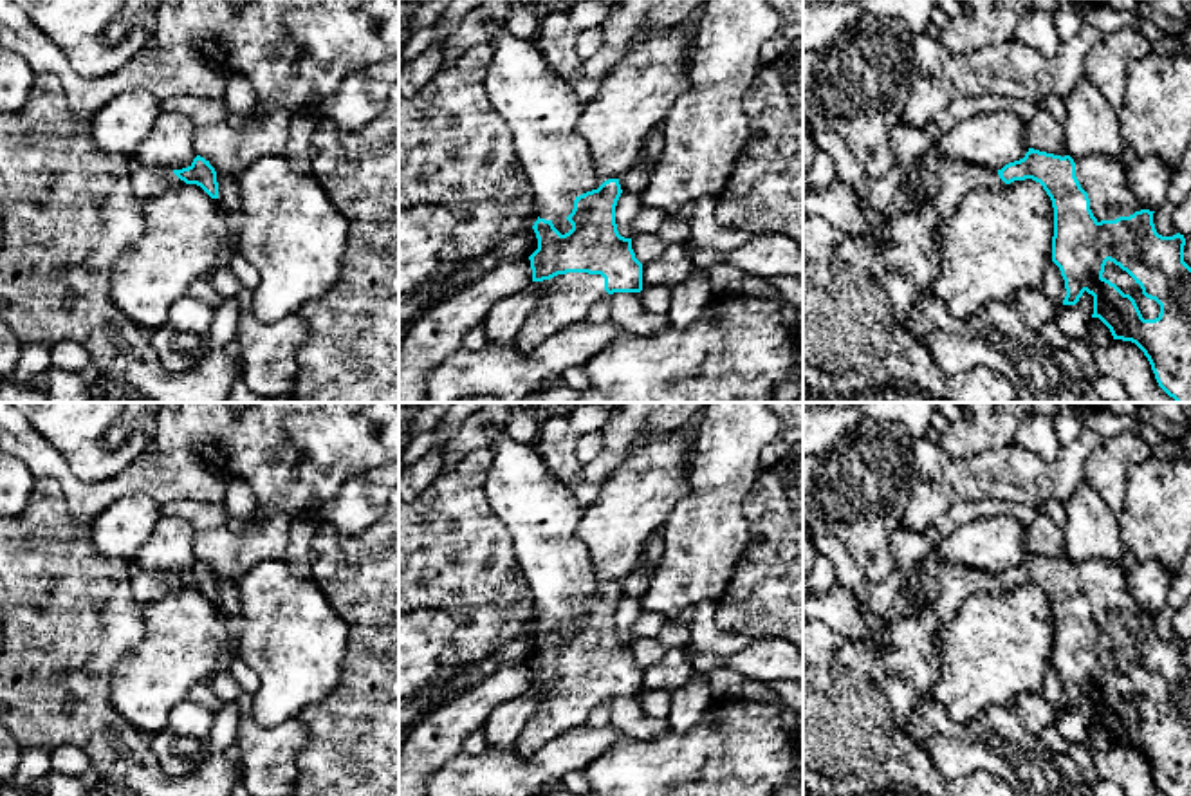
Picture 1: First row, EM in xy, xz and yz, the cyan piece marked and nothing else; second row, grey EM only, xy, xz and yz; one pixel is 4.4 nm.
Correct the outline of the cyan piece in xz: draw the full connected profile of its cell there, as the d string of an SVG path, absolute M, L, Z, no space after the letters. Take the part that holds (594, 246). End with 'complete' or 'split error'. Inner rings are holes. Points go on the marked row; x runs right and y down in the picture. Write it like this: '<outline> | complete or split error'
M487 23L493 60L485 90L494 110L512 132L512 144L531 182L538 220L532 229L538 249L529 256L538 301L525 318L514 347L529 352L556 332L586 319L588 310L614 292L642 291L642 264L632 238L617 231L615 206L623 193L619 179L601 180L588 143L577 132L583 112L576 90L545 61L536 43L511 34L505 23Z | split error

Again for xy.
M134 155L128 157L130 188L134 195L144 202L162 195L168 190L184 184L200 186L211 199L218 199L217 171L204 157L197 155L188 168L164 170L161 166L146 166Z | split error

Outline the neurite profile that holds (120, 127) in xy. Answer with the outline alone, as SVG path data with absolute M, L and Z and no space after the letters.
M148 90L121 92L92 117L94 141L106 152L130 157L161 112L161 101Z

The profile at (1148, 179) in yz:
M1148 155L1126 171L1126 182L1142 209L1157 211L1166 206L1171 175L1160 159Z

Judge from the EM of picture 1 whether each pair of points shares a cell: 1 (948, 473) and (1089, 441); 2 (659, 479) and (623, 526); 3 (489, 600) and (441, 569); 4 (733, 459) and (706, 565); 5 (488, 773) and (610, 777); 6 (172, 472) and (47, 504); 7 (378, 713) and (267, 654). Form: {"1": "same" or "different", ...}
{"1": "same", "2": "same", "3": "same", "4": "same", "5": "different", "6": "different", "7": "different"}

